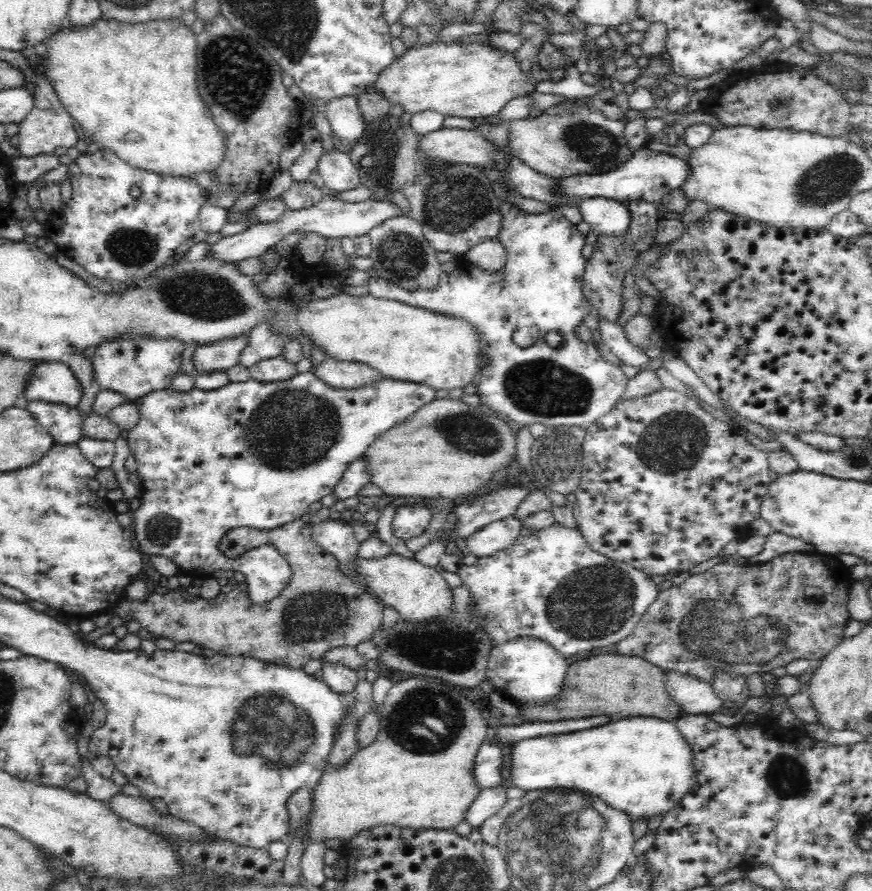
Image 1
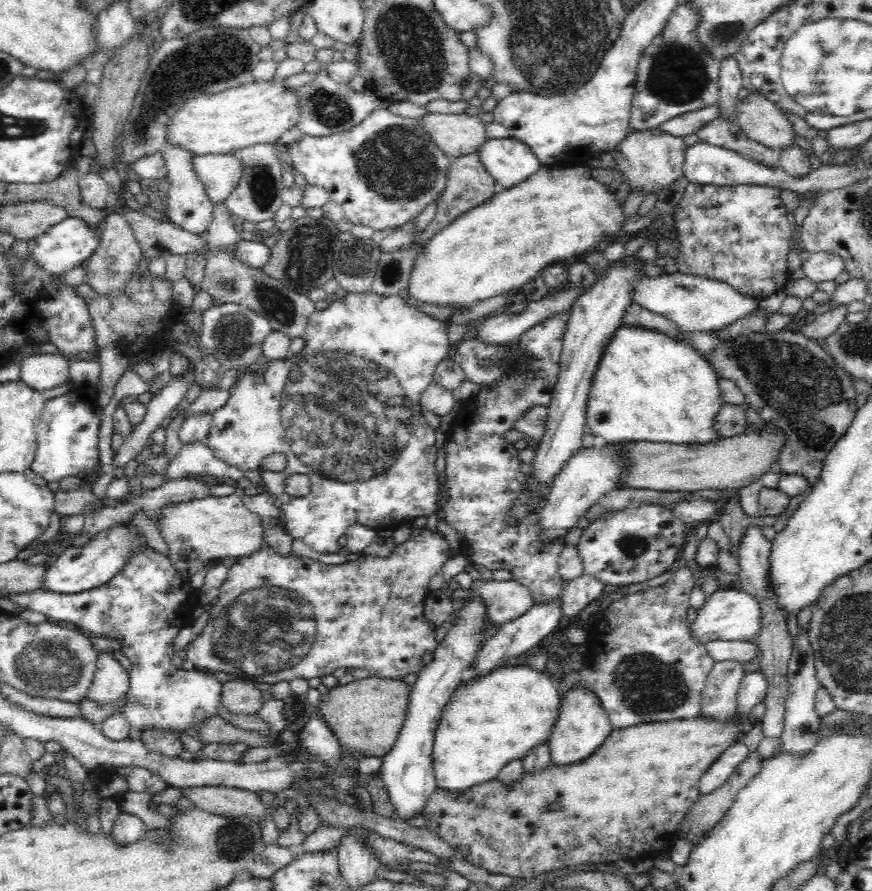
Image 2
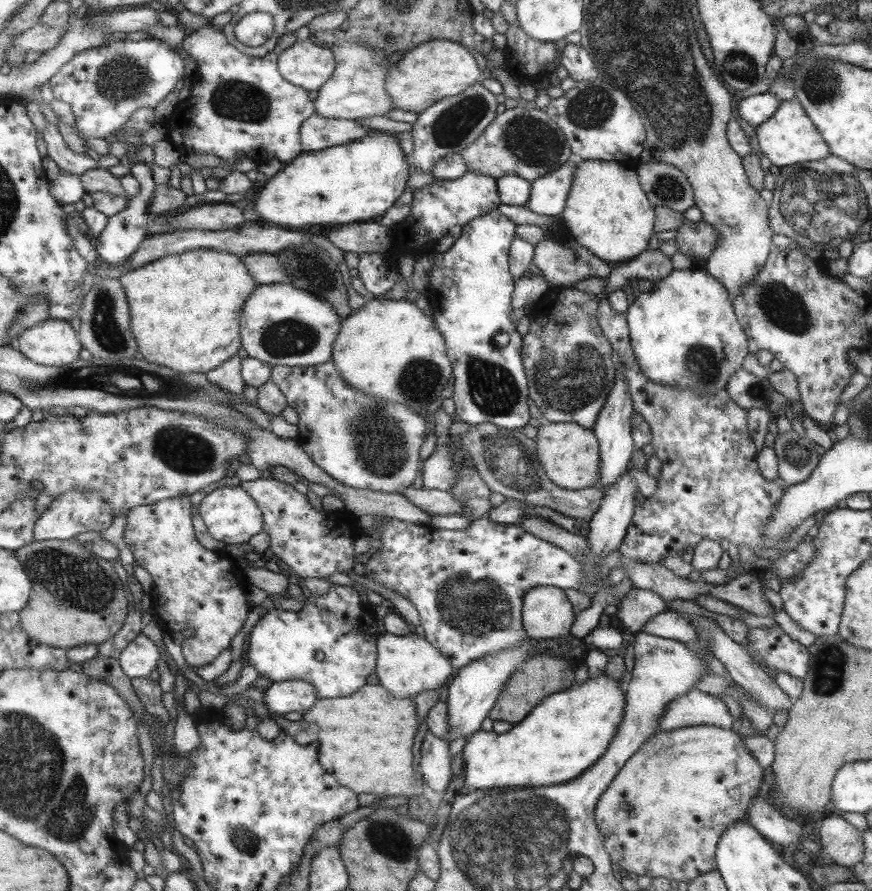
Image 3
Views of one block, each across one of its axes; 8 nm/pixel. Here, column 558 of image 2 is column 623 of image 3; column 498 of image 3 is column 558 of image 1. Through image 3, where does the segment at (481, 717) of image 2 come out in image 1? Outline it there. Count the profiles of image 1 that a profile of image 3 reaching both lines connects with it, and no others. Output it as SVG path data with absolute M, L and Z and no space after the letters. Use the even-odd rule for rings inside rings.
M626 717L584 732L566 733L562 730L558 736L539 736L514 743L509 754L509 774L512 786L525 792L552 787L576 789L602 798L606 804L636 821L655 814L665 815L681 802L682 796L693 786L696 769L693 768L693 751L689 745L685 737L682 738L675 721L658 717Z

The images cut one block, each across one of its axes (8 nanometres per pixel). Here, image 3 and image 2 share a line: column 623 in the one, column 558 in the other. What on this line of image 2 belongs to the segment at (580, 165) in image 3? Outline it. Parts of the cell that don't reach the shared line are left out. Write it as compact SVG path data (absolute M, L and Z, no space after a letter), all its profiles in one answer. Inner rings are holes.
M588 163L573 167L542 165L540 170L530 176L528 180L507 189L498 189L488 200L485 200L482 204L458 216L453 223L448 224L448 227L442 228L442 231L435 232L425 244L420 244L421 249L417 257L413 260L409 281L405 288L408 296L414 298L414 300L420 302L420 304L426 304L426 306L449 308L451 316L466 313L466 310L472 310L478 302L488 300L488 298L494 298L494 296L498 294L512 292L513 290L521 288L524 284L528 284L528 282L539 276L541 270L546 268L547 265L558 262L558 260L574 259L572 254L584 253L584 250L588 250L592 244L596 244L596 242L600 242L600 240L606 244L606 238L608 238L610 234L614 234L614 232L622 226L622 222L624 222L624 220L622 220L622 210L618 210L618 206L614 204L613 191L610 191L610 188L601 184L600 181L596 181L596 179L590 175L589 170L590 166Z

